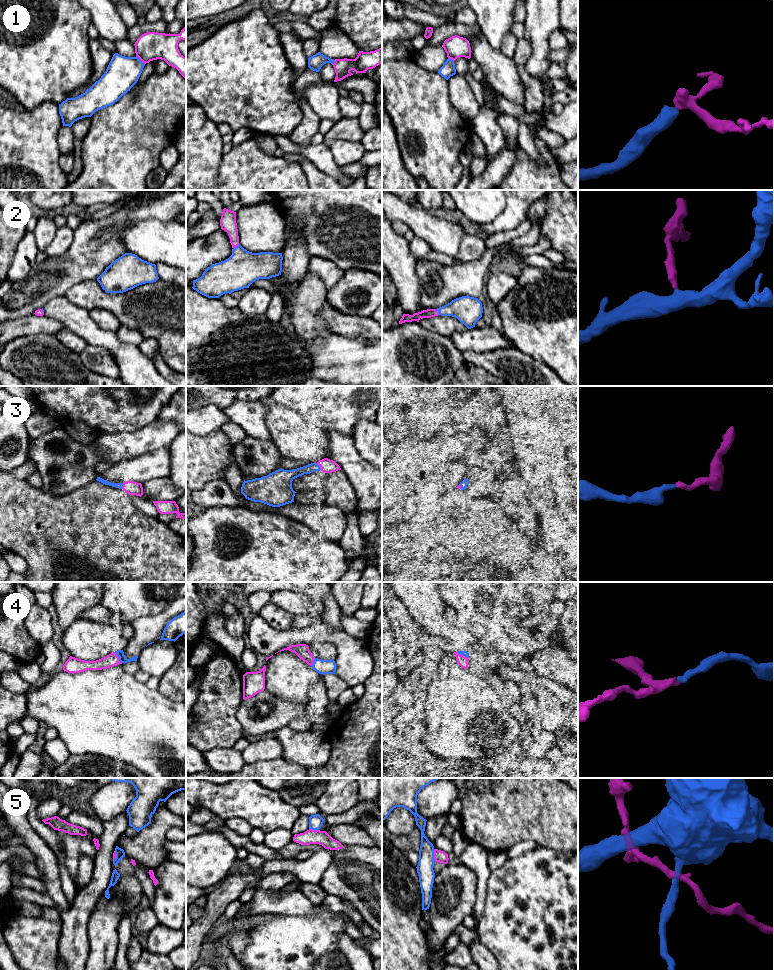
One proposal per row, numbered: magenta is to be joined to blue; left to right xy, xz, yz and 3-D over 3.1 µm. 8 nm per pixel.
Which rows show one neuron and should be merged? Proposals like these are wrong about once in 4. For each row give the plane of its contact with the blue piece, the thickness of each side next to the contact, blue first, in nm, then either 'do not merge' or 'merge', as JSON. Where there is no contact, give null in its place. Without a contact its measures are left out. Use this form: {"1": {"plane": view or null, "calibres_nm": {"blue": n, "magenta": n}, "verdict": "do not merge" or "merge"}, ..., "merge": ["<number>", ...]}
{"1": {"plane": "xy", "calibres_nm": {"blue": 260, "magenta": 220}, "verdict": "merge"}, "2": {"plane": "xz", "calibres_nm": {"blue": 280, "magenta": 130}, "verdict": "merge"}, "3": {"plane": "xz", "calibres_nm": {"blue": 80, "magenta": 110}, "verdict": "merge"}, "4": {"plane": "xy", "calibres_nm": {"blue": 60, "magenta": 100}, "verdict": "merge"}, "5": {"plane": "yz", "calibres_nm": {"blue": 130, "magenta": 100}, "verdict": "do not merge"}, "merge": ["1", "2", "3", "4"]}

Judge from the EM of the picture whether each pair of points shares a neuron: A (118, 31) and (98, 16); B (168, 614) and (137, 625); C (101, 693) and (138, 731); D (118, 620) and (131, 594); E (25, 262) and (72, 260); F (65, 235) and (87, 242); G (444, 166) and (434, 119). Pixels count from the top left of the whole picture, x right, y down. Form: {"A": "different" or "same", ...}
{"A": "same", "B": "same", "C": "same", "D": "same", "E": "different", "F": "different", "G": "same"}

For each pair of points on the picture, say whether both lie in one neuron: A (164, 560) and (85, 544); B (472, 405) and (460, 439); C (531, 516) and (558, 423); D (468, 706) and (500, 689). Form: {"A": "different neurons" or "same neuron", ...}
{"A": "same neuron", "B": "different neurons", "C": "different neurons", "D": "different neurons"}

